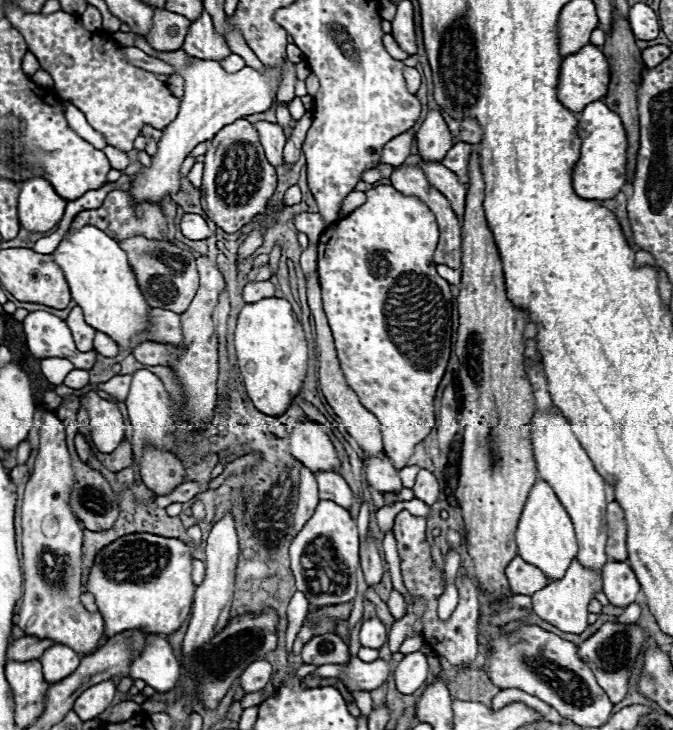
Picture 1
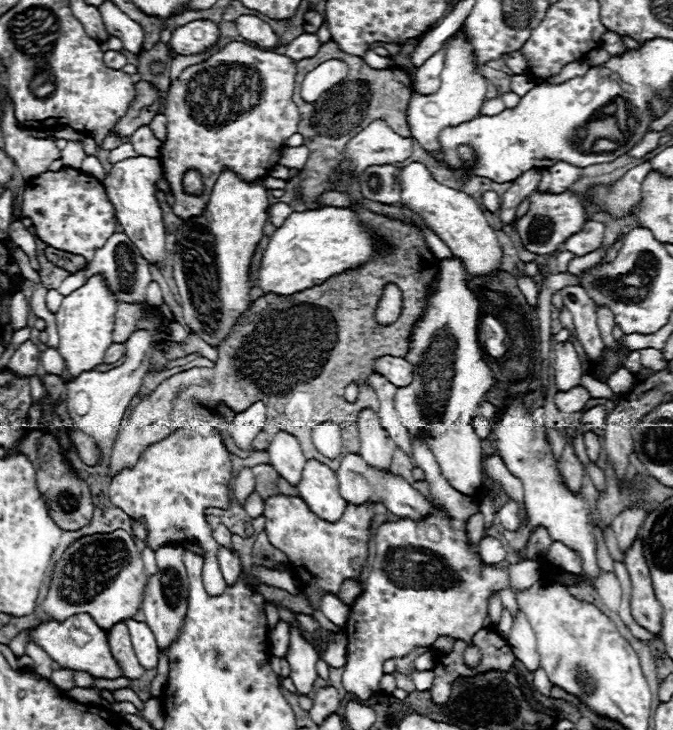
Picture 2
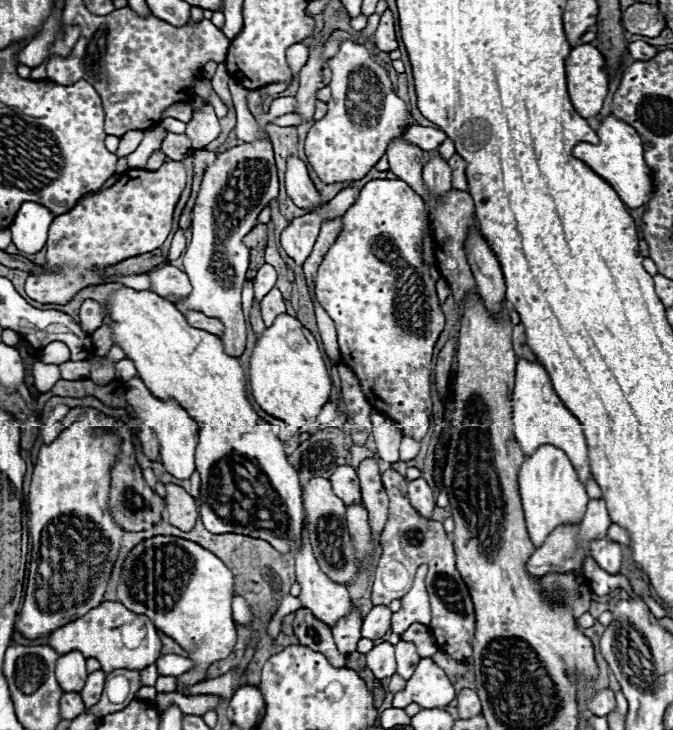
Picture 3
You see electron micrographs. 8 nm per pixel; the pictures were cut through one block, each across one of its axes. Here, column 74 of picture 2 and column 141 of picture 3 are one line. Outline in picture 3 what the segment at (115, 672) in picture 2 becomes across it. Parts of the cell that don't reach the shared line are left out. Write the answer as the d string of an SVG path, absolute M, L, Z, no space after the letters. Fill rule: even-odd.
M104 600L100 606L92 608L88 614L84 614L82 618L54 630L48 636L48 646L52 650L56 650L58 654L66 654L72 650L82 652L86 658L96 658L102 664L104 672L112 672L118 668L126 668L126 670L144 670L148 666L152 666L158 658L160 658L160 650L162 650L162 642L158 636L158 630L154 628L152 620L148 616L142 614L134 614L128 608L124 608L120 602L110 602ZM136 620L142 620L142 624L146 626L146 634L142 638L142 642L136 648L128 648L122 640L122 626L132 624Z

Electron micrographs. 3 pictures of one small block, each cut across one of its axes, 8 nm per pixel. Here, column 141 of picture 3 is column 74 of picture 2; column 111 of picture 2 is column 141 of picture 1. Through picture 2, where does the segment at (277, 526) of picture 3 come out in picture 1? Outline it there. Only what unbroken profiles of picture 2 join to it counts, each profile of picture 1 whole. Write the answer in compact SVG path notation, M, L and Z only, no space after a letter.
M82 226L60 242L54 250L54 262L62 268L72 290L72 300L84 310L84 318L92 328L108 334L118 346L128 350L152 342L146 338L150 330L150 306L146 304L126 254L116 240L96 226Z

